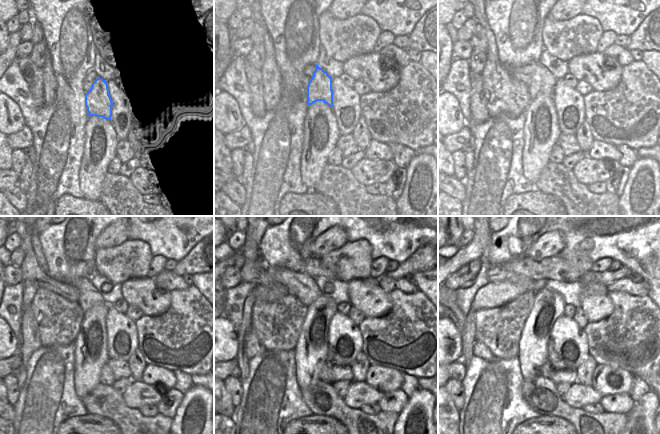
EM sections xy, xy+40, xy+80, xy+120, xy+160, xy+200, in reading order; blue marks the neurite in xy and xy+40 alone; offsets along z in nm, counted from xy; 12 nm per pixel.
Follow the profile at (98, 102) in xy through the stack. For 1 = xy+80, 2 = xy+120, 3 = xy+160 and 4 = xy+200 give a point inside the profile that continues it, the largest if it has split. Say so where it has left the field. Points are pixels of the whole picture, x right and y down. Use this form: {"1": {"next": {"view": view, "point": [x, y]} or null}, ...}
{"1": {"next": {"view": "xy+80", "point": [543, 83]}}, "2": {"next": {"view": "xy+120", "point": [89, 296]}}, "3": {"next": {"view": "xy+160", "point": [304, 287]}}, "4": {"next": {"view": "xy+200", "point": [495, 273]}}}

